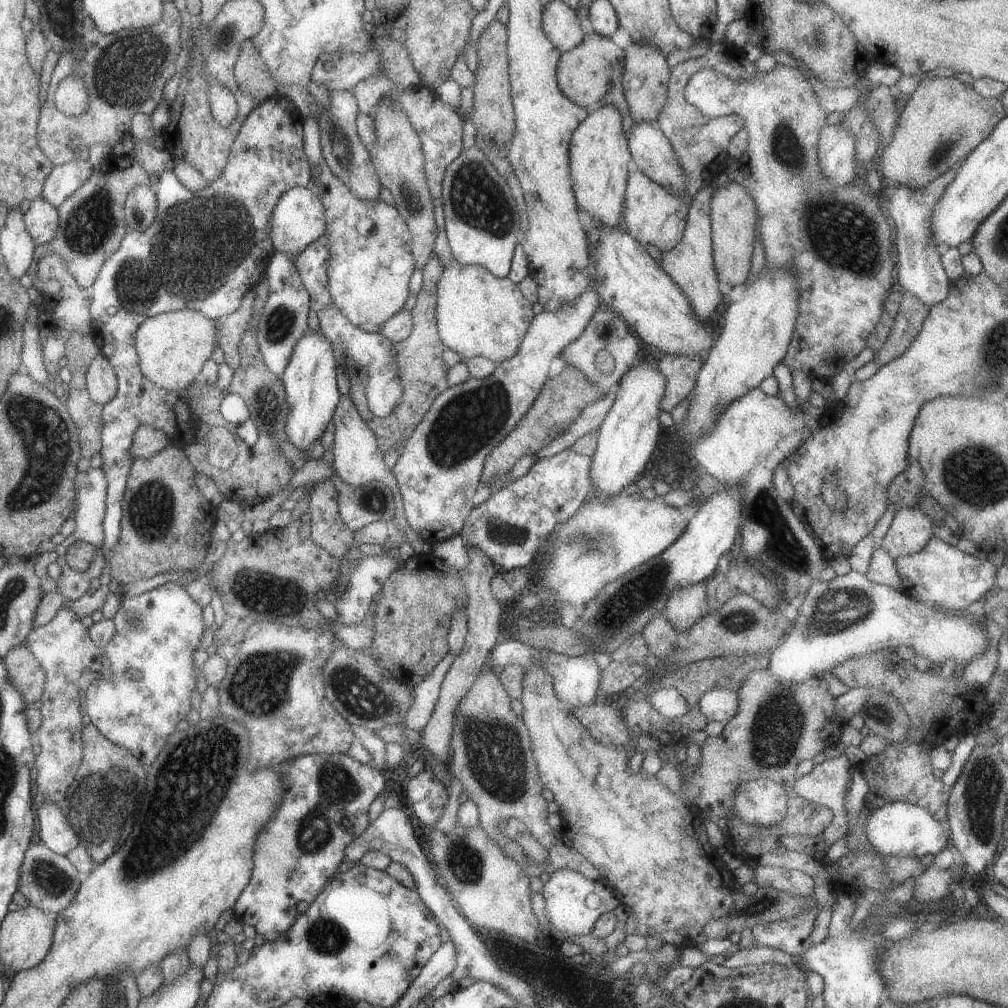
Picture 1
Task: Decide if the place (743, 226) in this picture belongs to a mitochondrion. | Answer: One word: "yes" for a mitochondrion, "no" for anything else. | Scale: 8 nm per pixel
no

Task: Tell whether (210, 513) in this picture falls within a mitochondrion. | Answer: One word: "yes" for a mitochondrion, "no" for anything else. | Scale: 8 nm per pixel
no

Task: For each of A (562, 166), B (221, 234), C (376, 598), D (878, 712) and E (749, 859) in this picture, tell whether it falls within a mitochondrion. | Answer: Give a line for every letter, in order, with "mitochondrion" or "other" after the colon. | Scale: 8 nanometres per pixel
A: other
B: mitochondrion
C: other
D: mitochondrion
E: other

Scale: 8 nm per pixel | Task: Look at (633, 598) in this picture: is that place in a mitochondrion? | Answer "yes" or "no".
yes

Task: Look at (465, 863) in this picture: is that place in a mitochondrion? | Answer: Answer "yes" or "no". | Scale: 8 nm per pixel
yes

